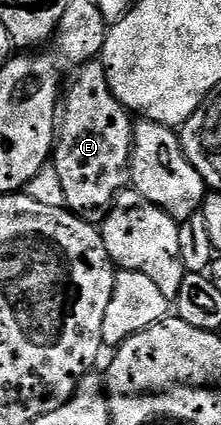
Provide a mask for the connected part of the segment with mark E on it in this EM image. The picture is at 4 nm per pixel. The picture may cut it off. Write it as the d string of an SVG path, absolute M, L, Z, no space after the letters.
M92 61L78 68L61 95L61 118L53 152L53 166L61 177L66 208L78 219L102 224L119 192L130 184L134 132L132 112L113 97L102 62Z

